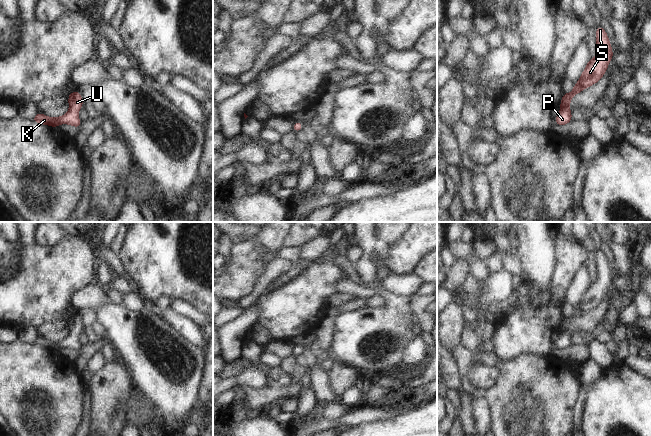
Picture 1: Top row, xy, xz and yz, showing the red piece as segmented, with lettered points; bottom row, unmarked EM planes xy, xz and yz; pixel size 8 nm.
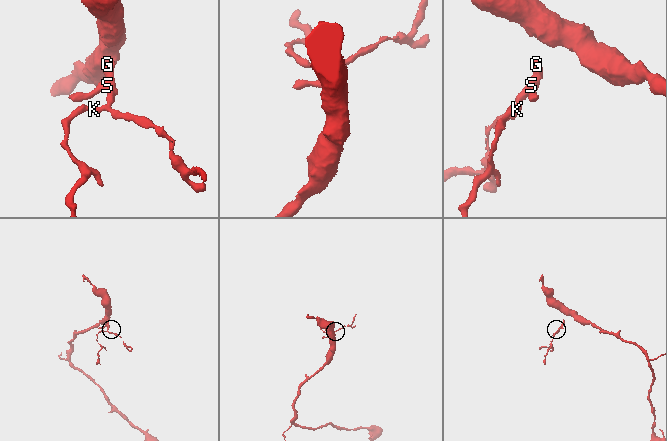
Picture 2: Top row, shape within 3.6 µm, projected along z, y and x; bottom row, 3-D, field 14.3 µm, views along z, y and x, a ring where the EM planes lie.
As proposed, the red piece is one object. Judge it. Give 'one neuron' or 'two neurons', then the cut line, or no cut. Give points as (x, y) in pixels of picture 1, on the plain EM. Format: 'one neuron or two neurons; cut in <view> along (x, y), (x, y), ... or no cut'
one neuron; no cut

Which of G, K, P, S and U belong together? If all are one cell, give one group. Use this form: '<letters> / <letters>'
G K P S U

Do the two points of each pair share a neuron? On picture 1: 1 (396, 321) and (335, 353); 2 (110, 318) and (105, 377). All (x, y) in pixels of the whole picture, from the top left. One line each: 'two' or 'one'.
1: one
2: two

